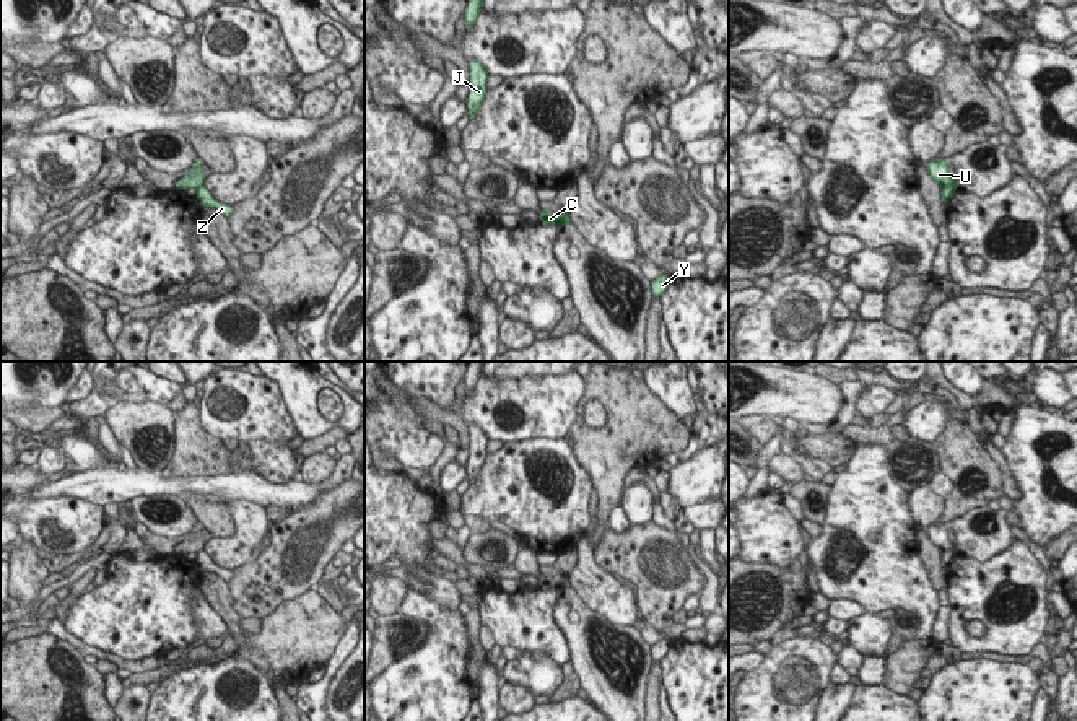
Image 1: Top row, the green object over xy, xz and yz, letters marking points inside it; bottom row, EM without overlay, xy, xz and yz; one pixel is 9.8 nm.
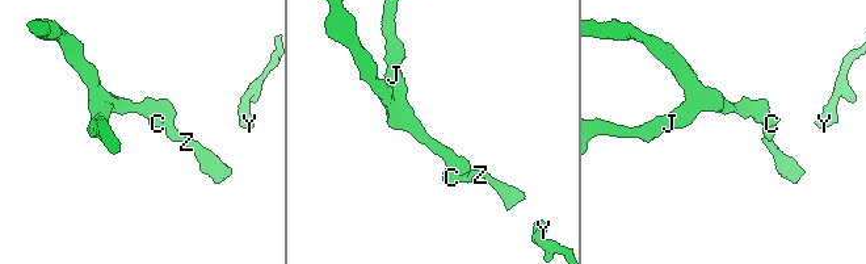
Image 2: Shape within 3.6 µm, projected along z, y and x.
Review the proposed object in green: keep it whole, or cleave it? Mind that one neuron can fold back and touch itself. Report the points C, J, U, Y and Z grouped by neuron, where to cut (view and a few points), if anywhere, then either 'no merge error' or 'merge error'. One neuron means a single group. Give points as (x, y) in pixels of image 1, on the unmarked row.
C J U / Y Z; cut in yz along (957, 547), (942, 552); merge error

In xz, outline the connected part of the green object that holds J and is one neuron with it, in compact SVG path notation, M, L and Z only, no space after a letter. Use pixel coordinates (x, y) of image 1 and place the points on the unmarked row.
M473 423L470 425L470 457L467 465L470 485L477 482L477 477L480 475L486 462L488 439L490 439L488 435L480 425L473 425Z

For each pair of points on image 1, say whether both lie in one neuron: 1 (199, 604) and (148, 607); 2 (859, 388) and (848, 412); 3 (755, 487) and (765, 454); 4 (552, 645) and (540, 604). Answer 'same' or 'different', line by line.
1: different
2: same
3: same
4: same

